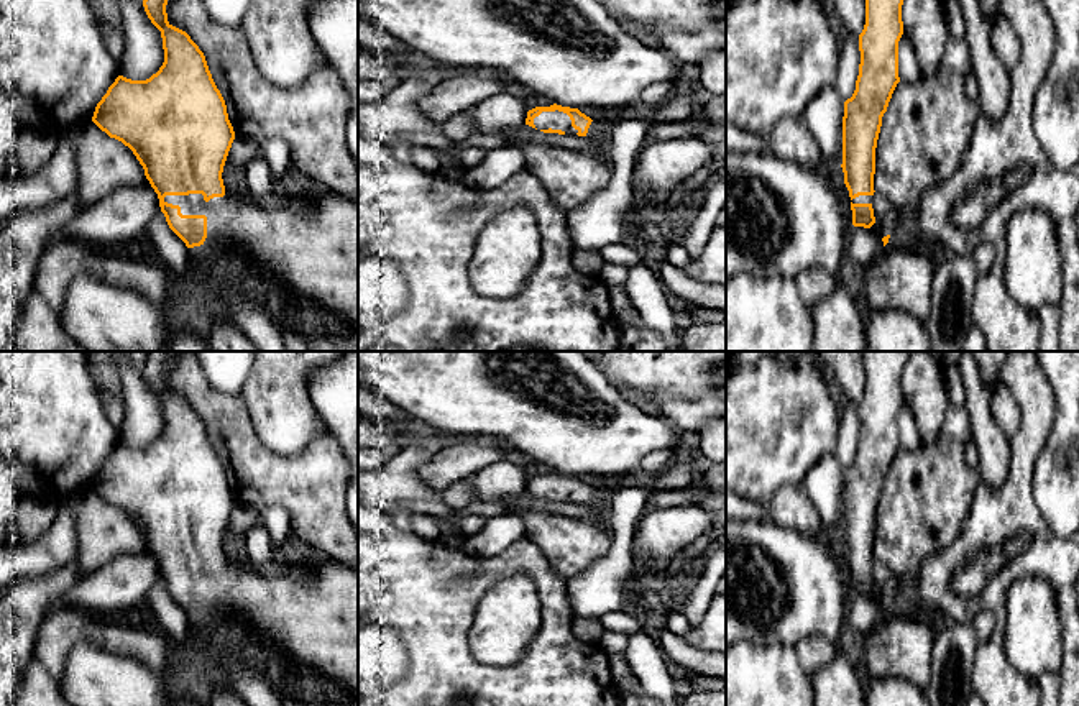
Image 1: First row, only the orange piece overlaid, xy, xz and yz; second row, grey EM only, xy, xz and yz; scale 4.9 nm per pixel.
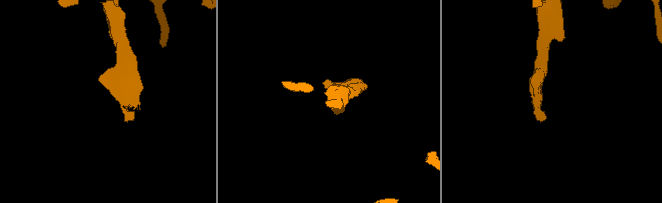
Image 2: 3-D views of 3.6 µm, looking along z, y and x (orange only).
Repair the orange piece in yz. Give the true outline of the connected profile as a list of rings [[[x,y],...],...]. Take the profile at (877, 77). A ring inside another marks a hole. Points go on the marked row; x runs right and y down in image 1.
[[[865,0],[865,25],[859,34],[861,64],[856,90],[844,102],[843,172],[851,197],[852,225],[875,223],[872,195],[875,148],[898,77],[898,41],[903,34],[903,0]]]

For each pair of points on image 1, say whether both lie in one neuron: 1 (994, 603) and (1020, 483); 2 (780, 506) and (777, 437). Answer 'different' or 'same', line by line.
1: same
2: different

